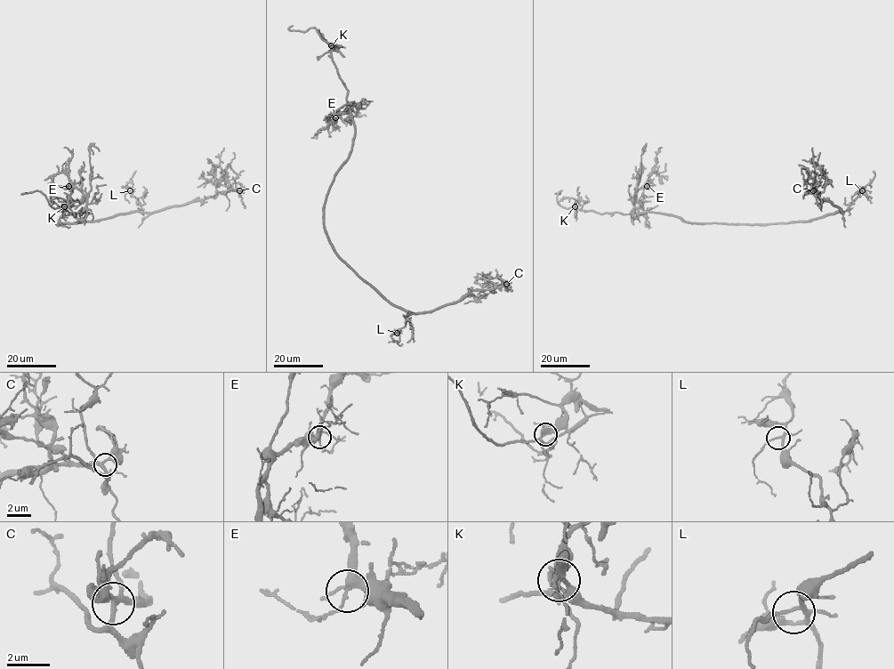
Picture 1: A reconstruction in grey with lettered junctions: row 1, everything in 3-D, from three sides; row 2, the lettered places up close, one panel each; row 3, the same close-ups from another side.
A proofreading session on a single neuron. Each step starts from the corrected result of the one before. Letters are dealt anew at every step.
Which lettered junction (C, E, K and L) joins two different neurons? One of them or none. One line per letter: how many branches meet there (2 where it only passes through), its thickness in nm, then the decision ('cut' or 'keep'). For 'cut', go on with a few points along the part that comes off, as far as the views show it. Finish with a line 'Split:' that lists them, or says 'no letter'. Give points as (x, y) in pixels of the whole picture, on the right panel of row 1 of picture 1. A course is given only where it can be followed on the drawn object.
C: 4 | 220 nm | keep
E: 4 | 240 nm | keep
K: 4 | 190 nm | cut | (575, 206), (575, 200), (572, 197), (563, 198), (559, 205)
L: 4 | 160 nm | keep
Split: K

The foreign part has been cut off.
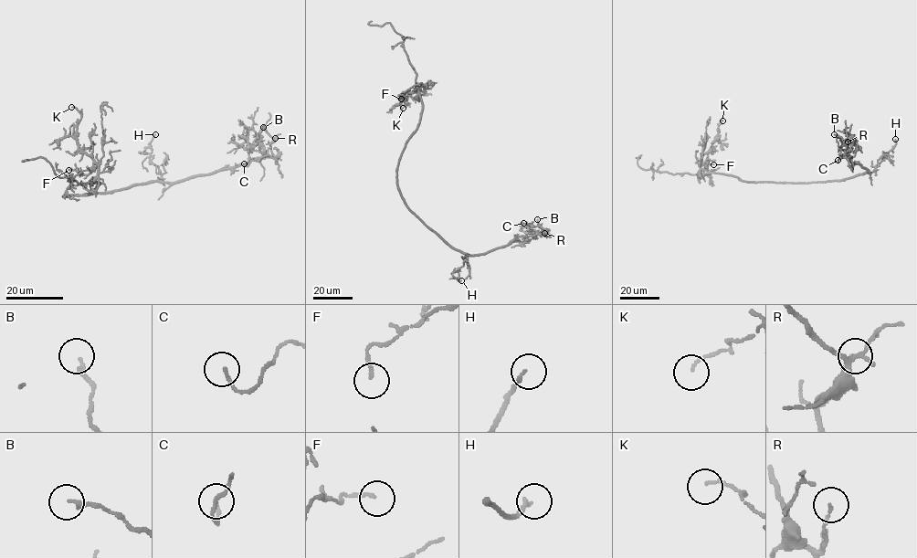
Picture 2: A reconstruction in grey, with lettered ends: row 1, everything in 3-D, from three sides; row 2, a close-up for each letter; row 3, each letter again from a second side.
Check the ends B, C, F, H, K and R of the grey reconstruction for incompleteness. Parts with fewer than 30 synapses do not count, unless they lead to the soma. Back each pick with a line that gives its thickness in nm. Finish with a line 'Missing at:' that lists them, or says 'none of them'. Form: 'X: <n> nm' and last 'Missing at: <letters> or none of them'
Missing at: none of them

